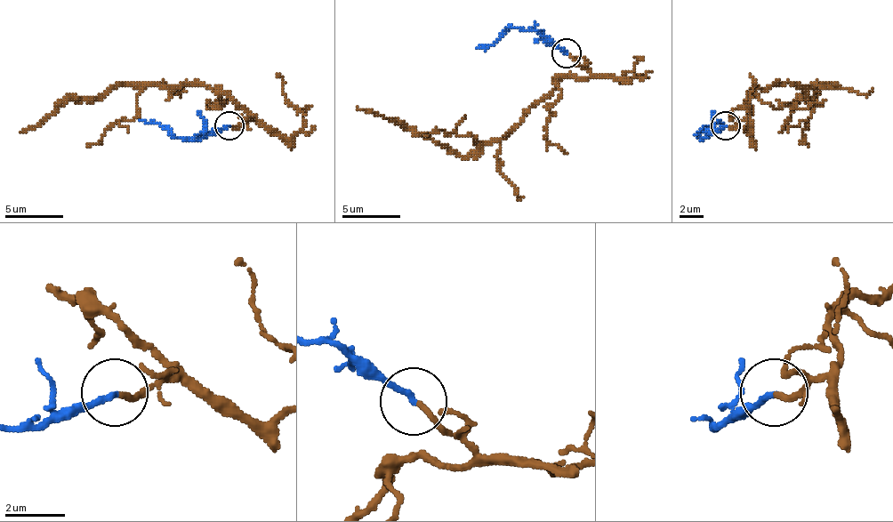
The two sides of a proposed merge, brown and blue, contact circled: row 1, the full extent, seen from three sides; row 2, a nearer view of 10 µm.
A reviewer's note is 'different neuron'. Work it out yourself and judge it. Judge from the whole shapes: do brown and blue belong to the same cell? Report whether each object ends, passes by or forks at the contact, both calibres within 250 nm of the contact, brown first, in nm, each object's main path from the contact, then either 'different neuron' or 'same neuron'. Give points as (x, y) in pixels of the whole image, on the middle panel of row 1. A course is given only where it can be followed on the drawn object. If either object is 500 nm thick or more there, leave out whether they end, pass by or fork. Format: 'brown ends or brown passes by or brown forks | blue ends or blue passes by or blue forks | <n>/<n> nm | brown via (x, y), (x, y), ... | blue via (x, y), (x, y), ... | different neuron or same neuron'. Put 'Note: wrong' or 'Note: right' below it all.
brown ends | blue ends | 180/200 nm | brown via (567, 54), (591, 75), (564, 77), (520, 121), (468, 156), (450, 153), (430, 135), (404, 130), (357, 107) | blue via (567, 54), (534, 30), (518, 28), (509, 28), (494, 42), (477, 48) | same neuron
Note: wrong

